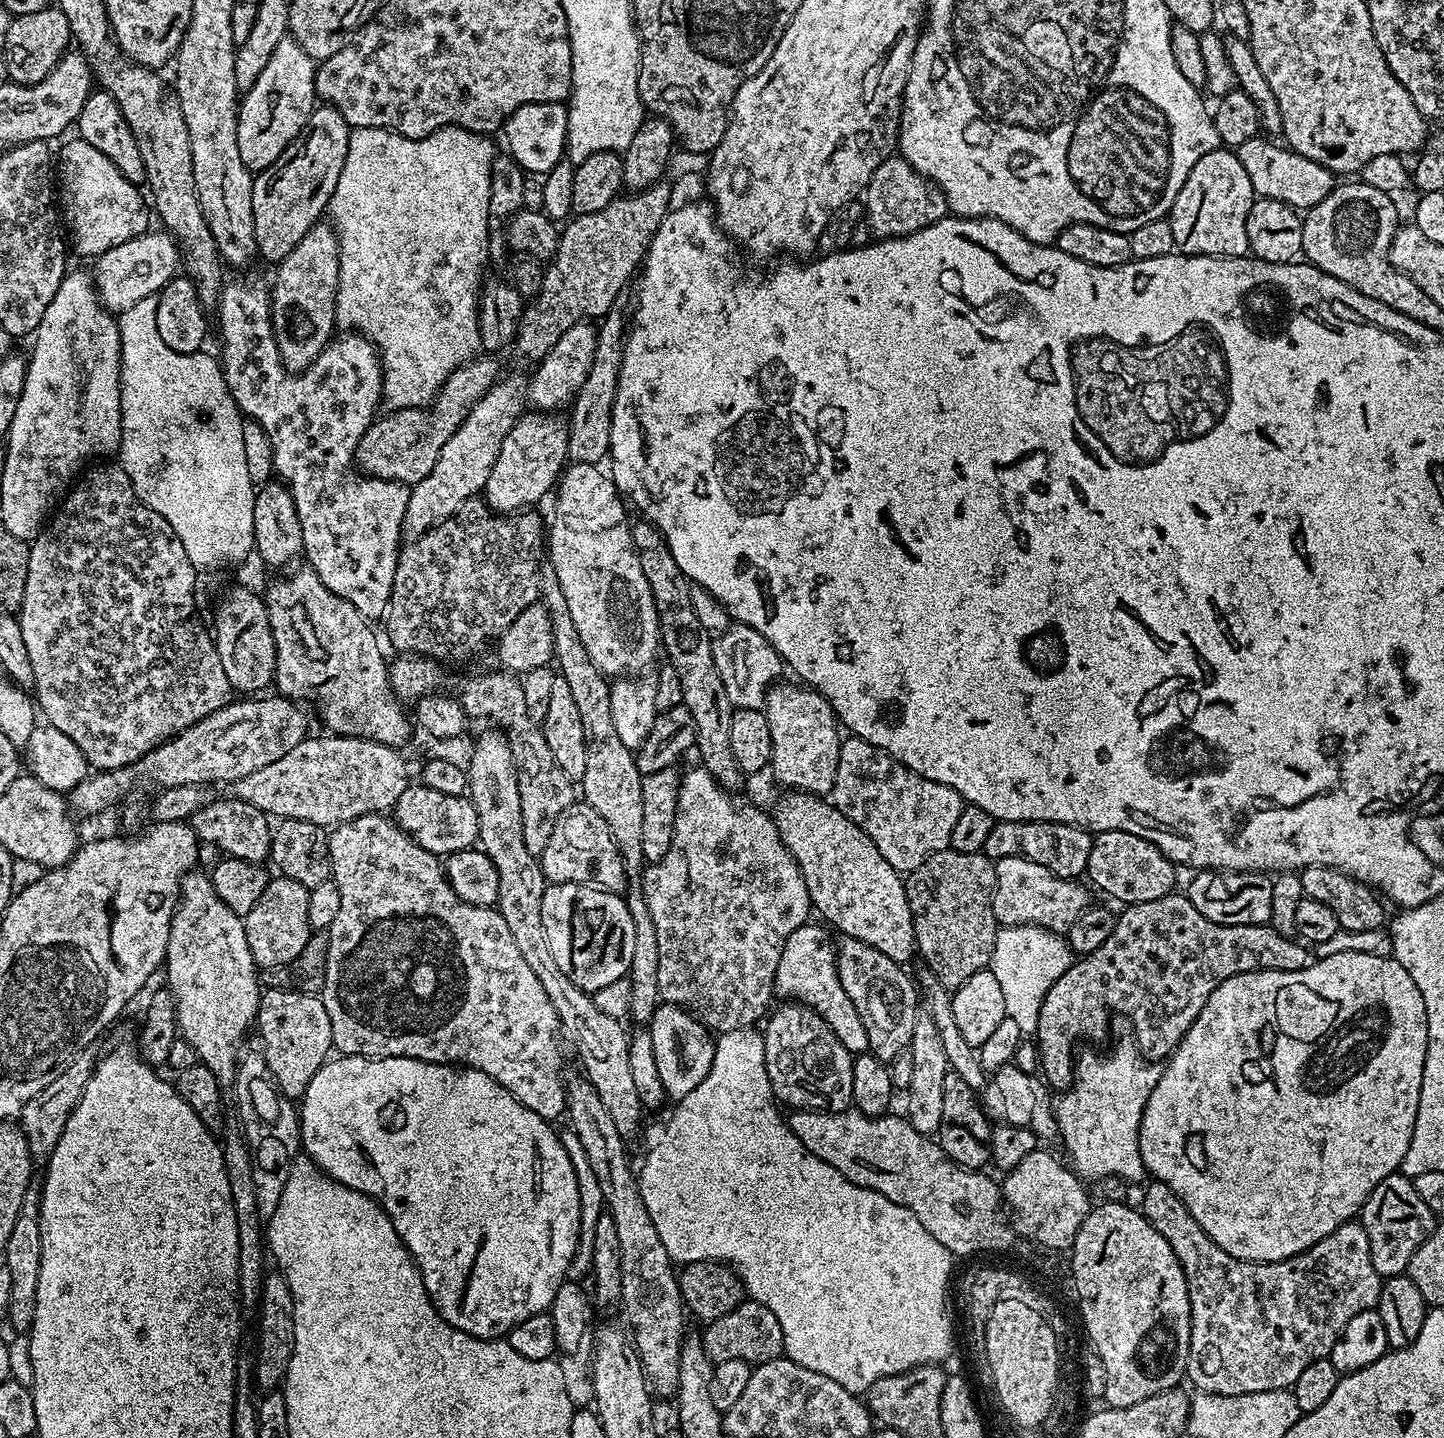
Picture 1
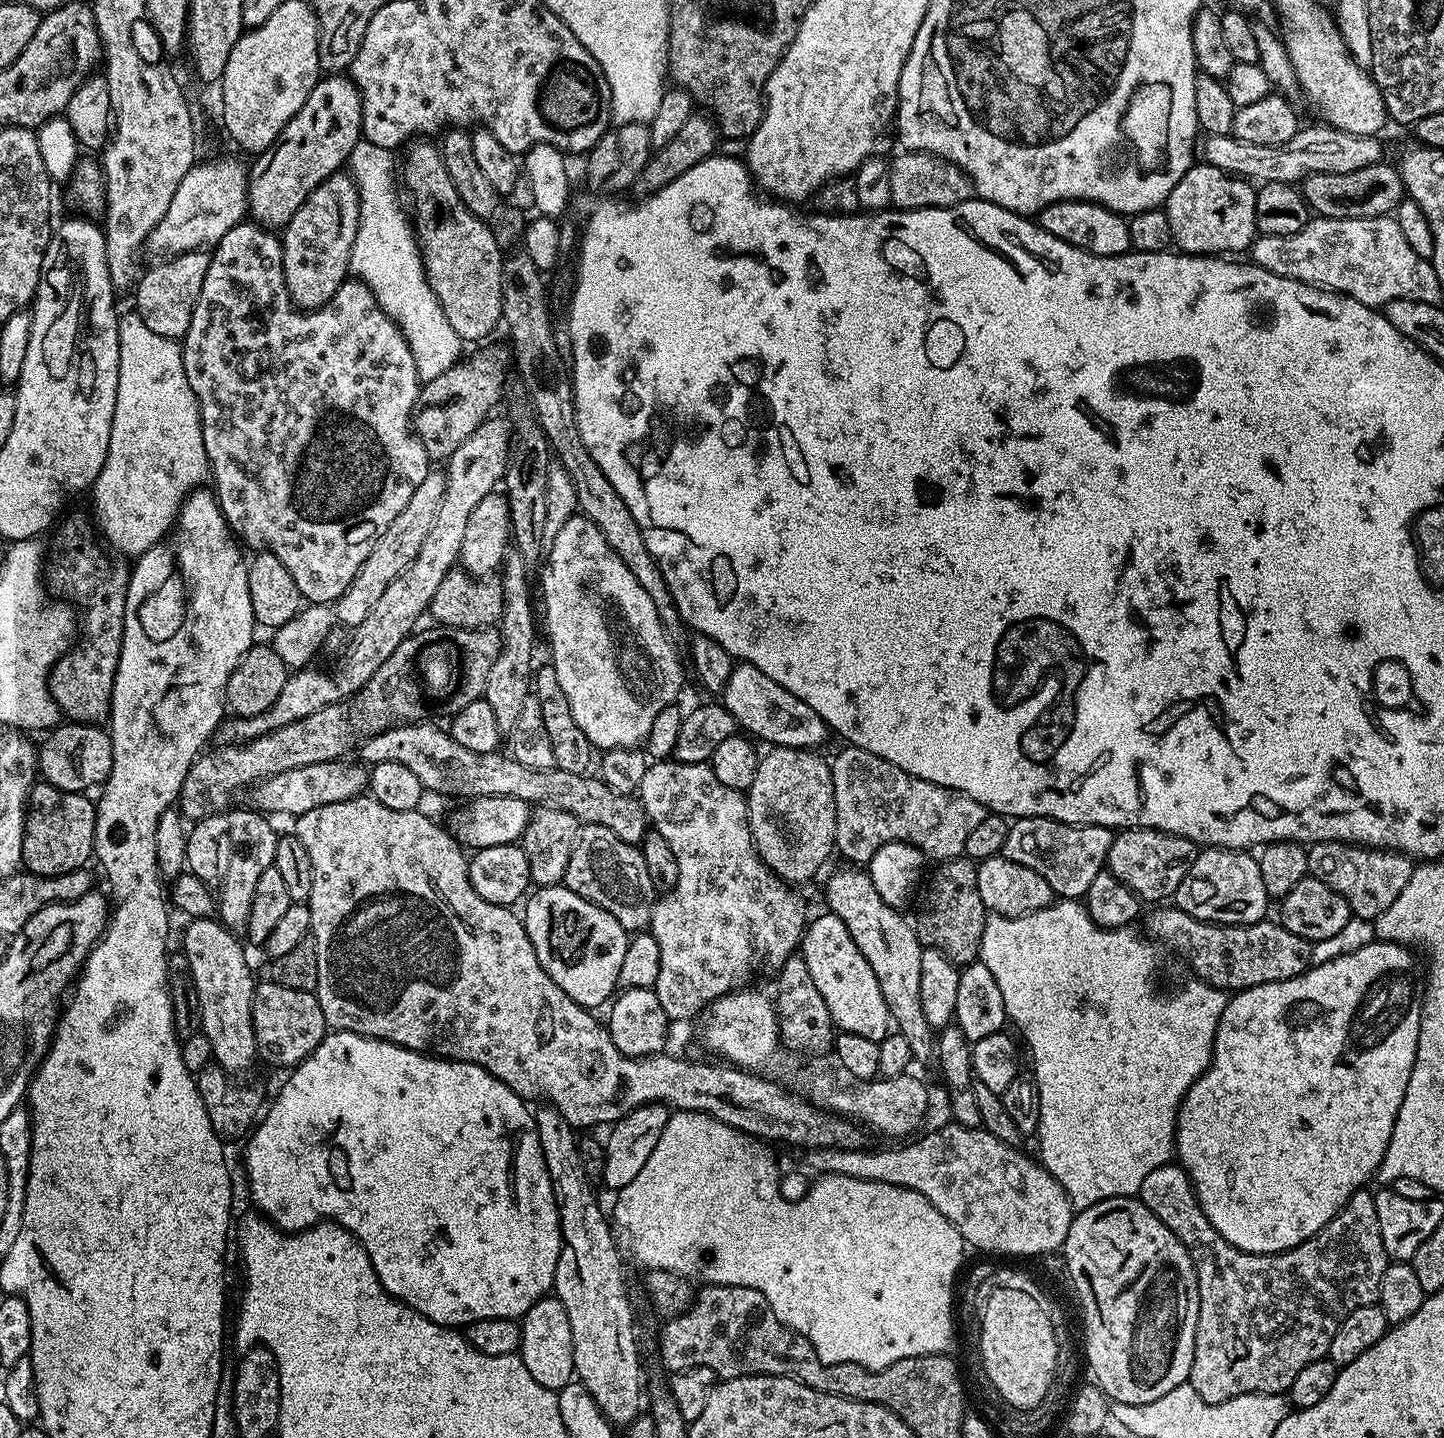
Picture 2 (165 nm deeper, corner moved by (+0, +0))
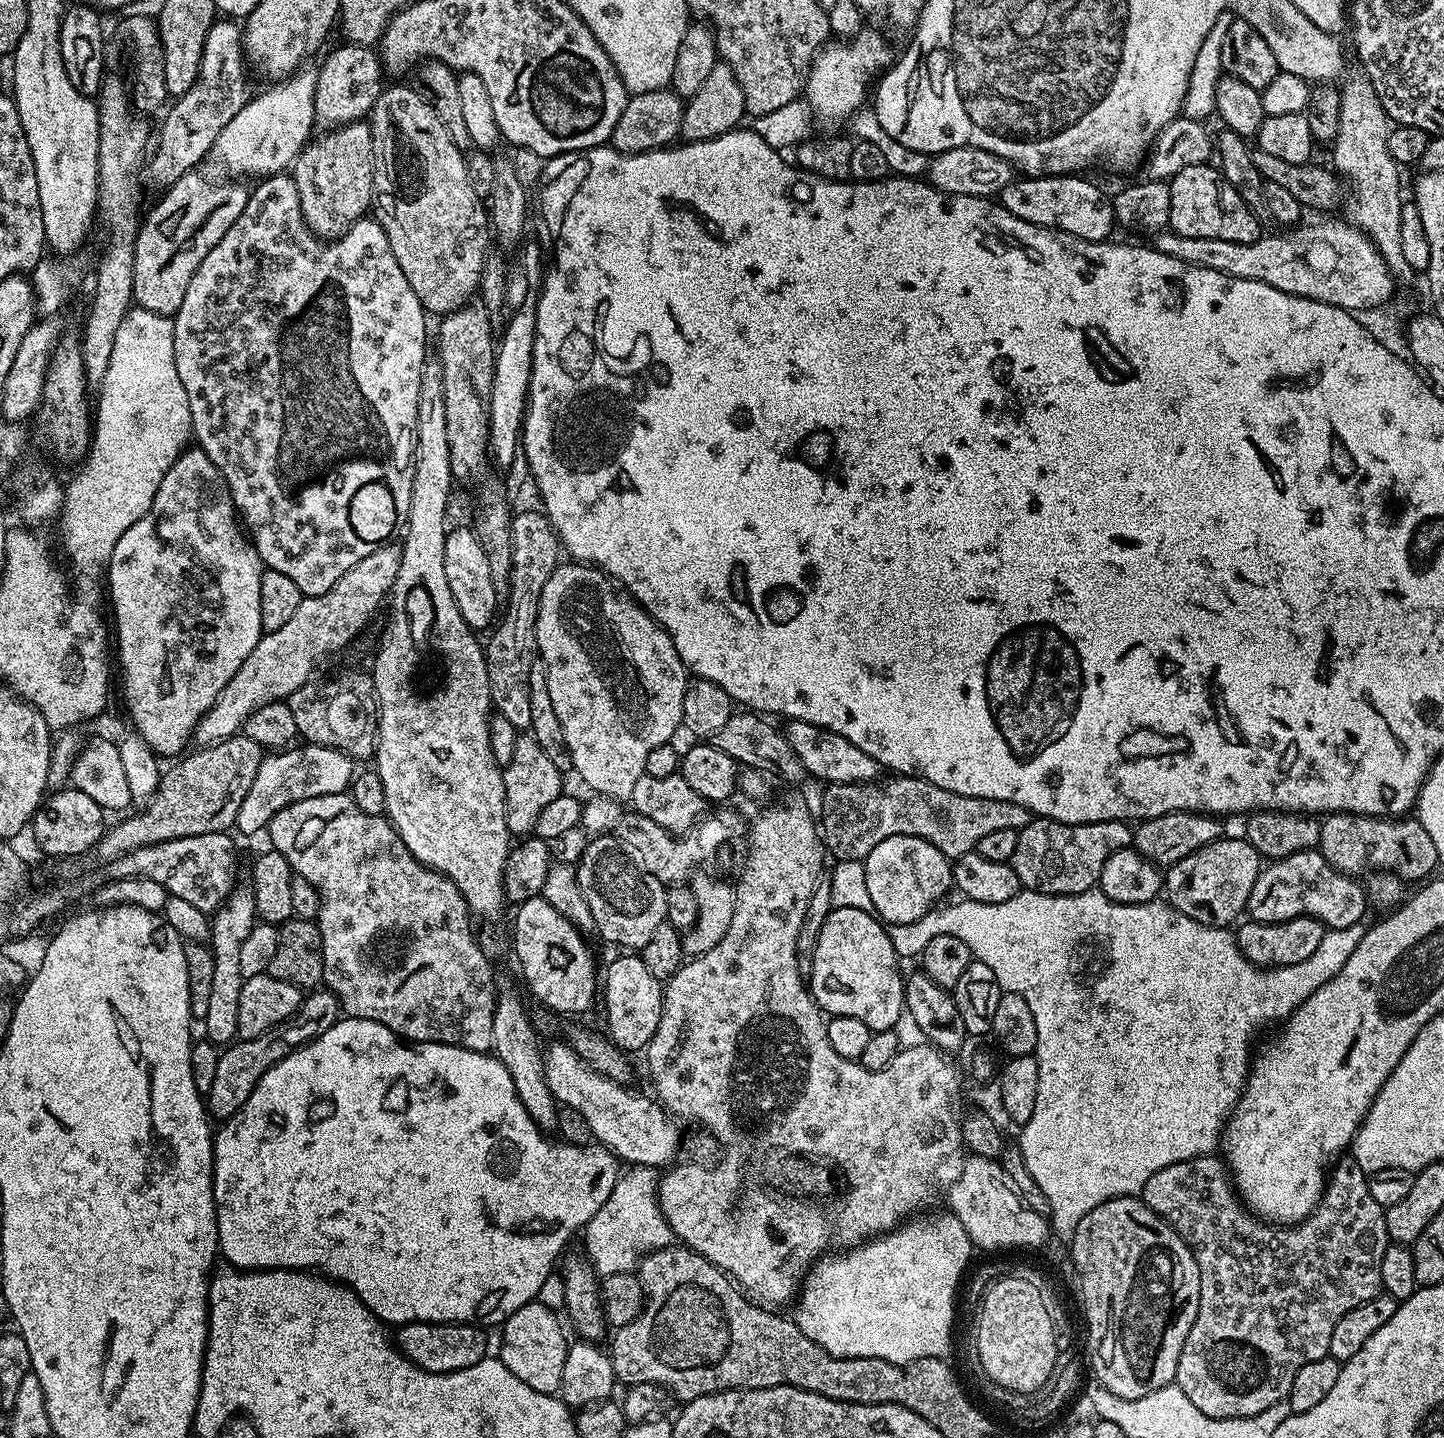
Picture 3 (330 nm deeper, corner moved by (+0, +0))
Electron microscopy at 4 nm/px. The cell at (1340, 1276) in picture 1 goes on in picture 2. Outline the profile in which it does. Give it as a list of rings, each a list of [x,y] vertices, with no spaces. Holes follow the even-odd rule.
[[[1169,1162],[1158,1166],[1158,1170],[1150,1170],[1150,1174],[1146,1174],[1146,1178],[1142,1178],[1138,1199],[1167,1226],[1174,1234],[1174,1238],[1178,1238],[1178,1242],[1182,1242],[1182,1246],[1186,1246],[1186,1250],[1194,1262],[1198,1294],[1200,1295],[1200,1313],[1198,1314],[1196,1341],[1194,1342],[1194,1362],[1188,1375],[1188,1383],[1194,1386],[1194,1390],[1208,1404],[1226,1402],[1230,1398],[1238,1398],[1242,1394],[1250,1394],[1251,1392],[1287,1393],[1294,1378],[1298,1378],[1298,1373],[1304,1367],[1310,1366],[1310,1362],[1318,1362],[1327,1357],[1330,1342],[1334,1338],[1334,1334],[1338,1334],[1338,1326],[1342,1326],[1342,1322],[1346,1322],[1346,1314],[1358,1310],[1358,1306],[1370,1306],[1379,1301],[1382,1274],[1388,1269],[1390,1261],[1382,1246],[1382,1230],[1378,1226],[1378,1206],[1376,1205],[1376,1197],[1371,1191],[1369,1193],[1368,1190],[1355,1192],[1342,1206],[1342,1210],[1338,1210],[1338,1214],[1334,1218],[1330,1218],[1330,1222],[1326,1222],[1326,1226],[1322,1226],[1322,1230],[1318,1230],[1318,1234],[1314,1234],[1306,1242],[1302,1242],[1285,1252],[1262,1254],[1261,1256],[1253,1252],[1238,1250],[1230,1242],[1226,1242],[1226,1238],[1222,1238],[1222,1234],[1218,1234],[1218,1230],[1214,1230],[1214,1226],[1210,1226],[1210,1218],[1206,1218],[1206,1214],[1198,1202],[1192,1180],[1188,1177],[1188,1171],[1181,1168],[1179,1163]]]

